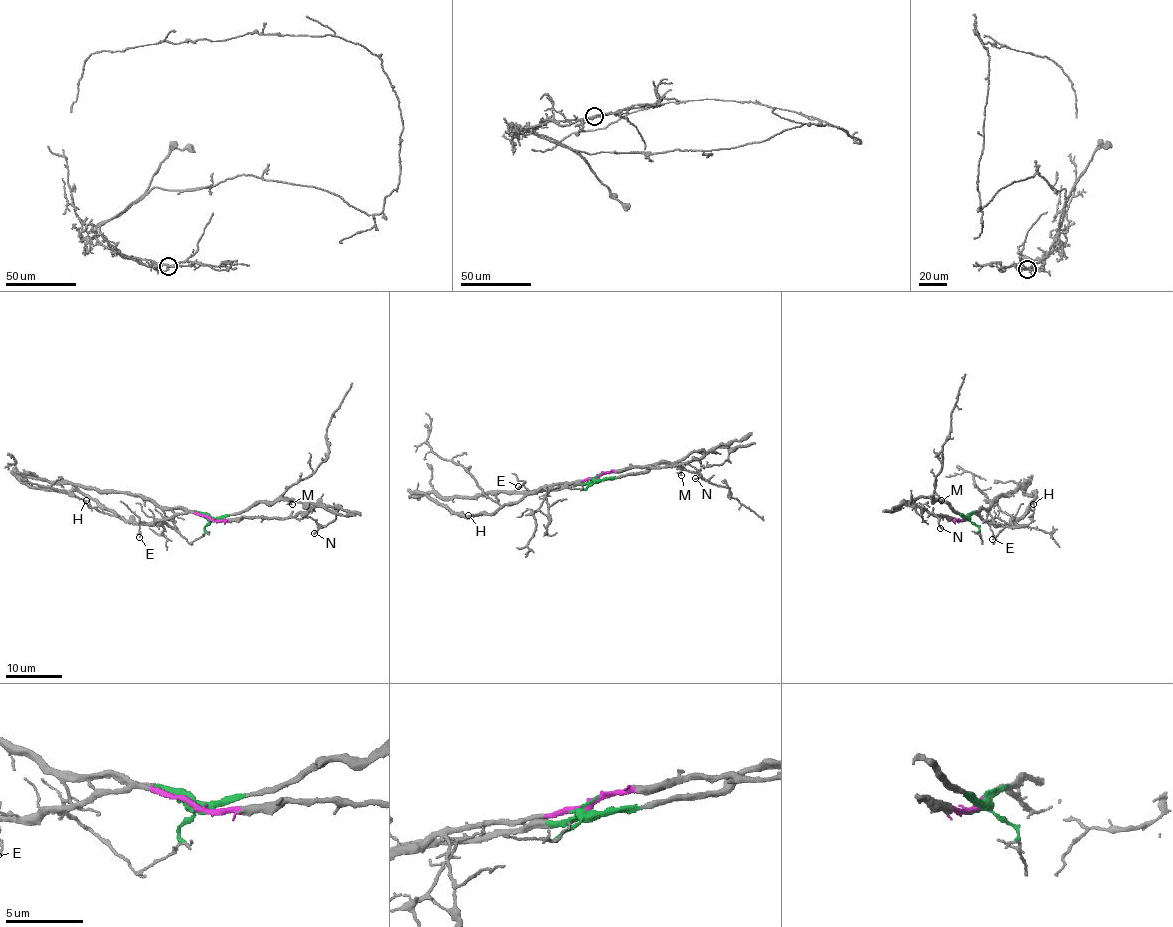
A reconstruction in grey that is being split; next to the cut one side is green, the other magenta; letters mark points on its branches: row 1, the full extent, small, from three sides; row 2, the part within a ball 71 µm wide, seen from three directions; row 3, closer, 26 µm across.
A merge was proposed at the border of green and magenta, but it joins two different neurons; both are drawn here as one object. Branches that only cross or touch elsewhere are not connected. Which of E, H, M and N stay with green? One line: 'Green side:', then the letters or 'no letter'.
Green side: M

